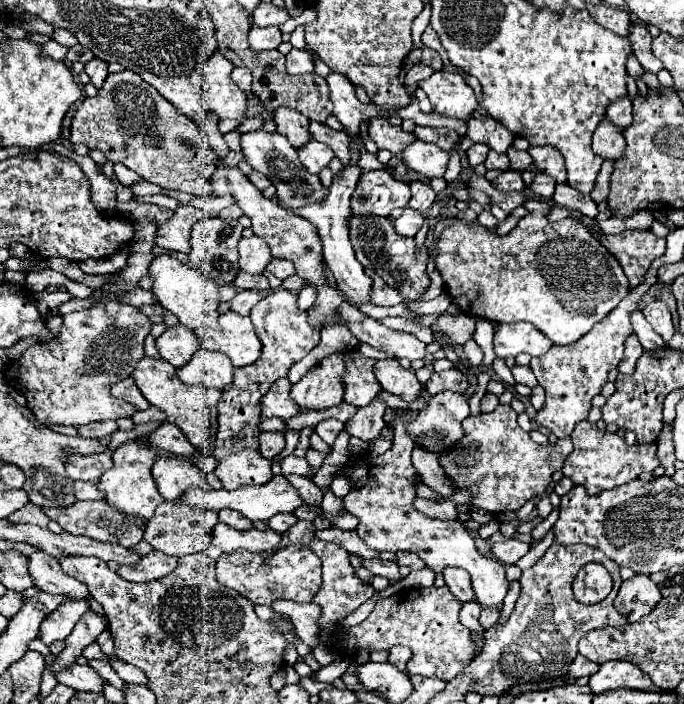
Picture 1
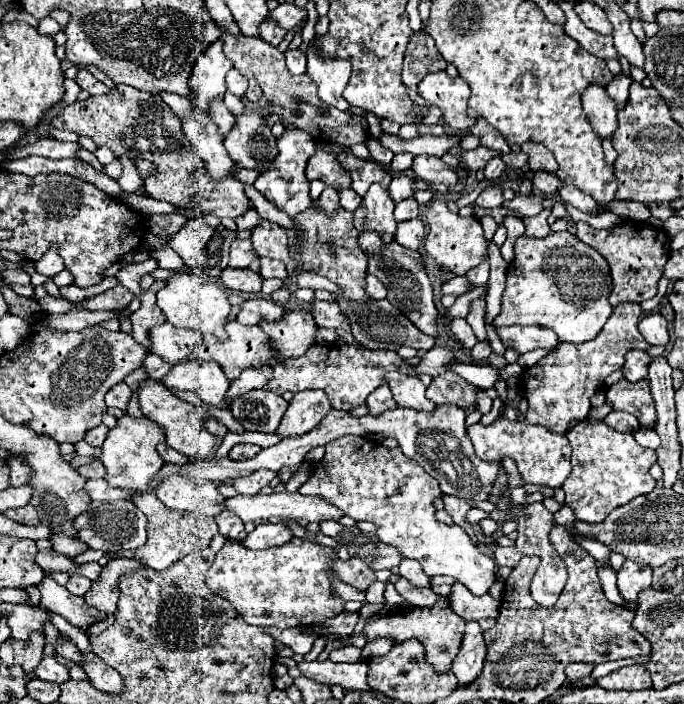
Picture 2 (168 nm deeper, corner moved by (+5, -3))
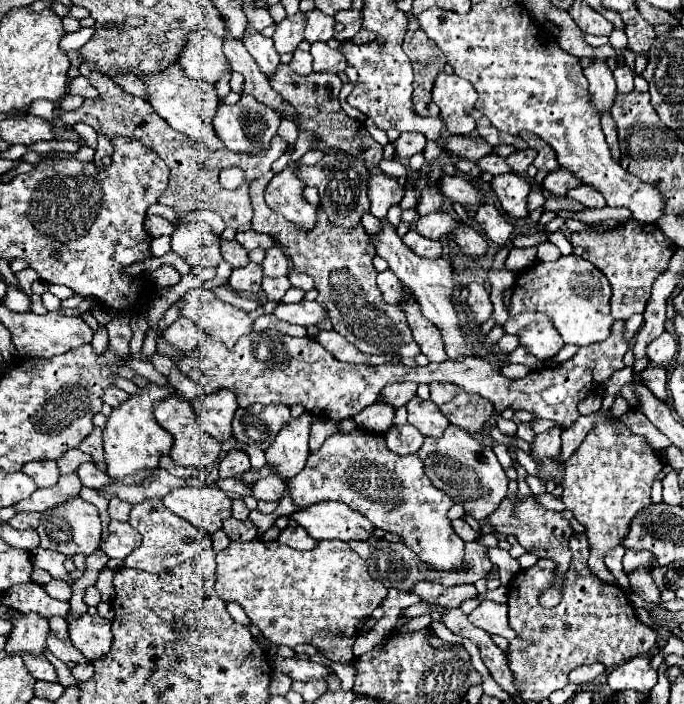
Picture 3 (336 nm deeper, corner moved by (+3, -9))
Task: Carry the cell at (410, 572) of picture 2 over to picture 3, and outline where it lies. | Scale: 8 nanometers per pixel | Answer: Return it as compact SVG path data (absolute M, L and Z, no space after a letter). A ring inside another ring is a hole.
M418 581L410 593L418 595L426 603L434 603L434 605L442 605L442 607L458 607L462 601L474 597L476 589L474 589L474 585L444 587L434 581Z

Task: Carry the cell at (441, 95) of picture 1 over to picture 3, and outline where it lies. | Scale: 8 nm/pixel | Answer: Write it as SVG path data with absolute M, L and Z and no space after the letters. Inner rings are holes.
M440 73L432 89L432 101L440 107L440 119L452 135L470 135L476 129L476 121L470 117L478 99L476 89L458 77Z

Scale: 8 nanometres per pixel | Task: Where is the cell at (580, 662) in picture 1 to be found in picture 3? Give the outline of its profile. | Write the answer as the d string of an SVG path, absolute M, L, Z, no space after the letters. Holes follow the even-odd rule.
M592 663L592 665L576 667L576 669L570 673L570 683L576 683L576 685L590 683L592 679L596 679L598 675L602 675L604 671L606 671L606 667L604 667L602 663Z

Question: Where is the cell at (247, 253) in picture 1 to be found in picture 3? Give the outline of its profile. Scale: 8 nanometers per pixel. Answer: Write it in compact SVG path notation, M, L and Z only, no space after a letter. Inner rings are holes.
M222 241L222 257L232 267L246 267L250 263L248 249L244 249L238 241Z

